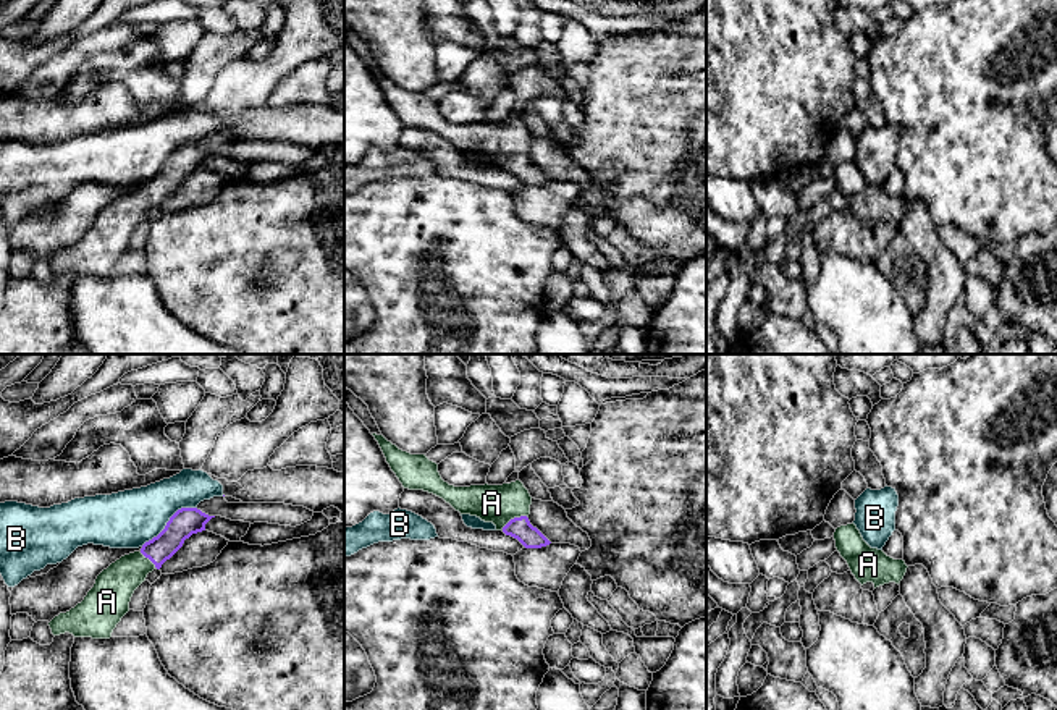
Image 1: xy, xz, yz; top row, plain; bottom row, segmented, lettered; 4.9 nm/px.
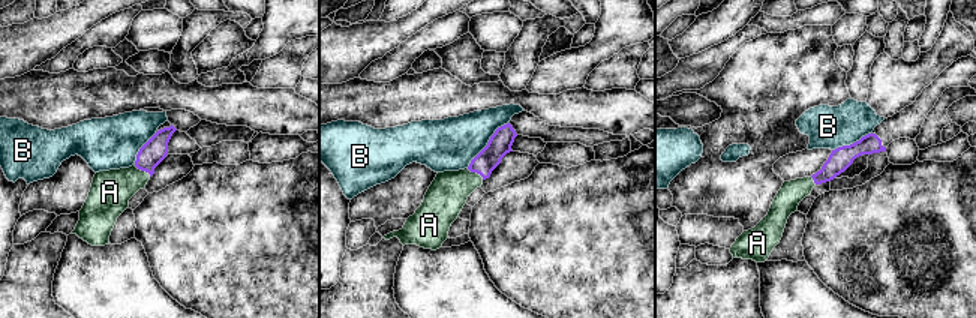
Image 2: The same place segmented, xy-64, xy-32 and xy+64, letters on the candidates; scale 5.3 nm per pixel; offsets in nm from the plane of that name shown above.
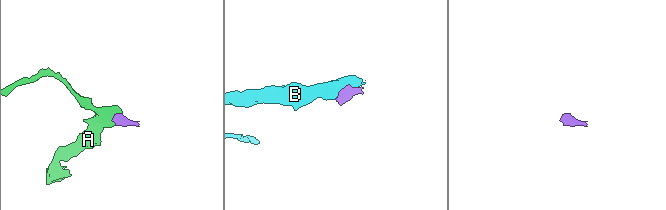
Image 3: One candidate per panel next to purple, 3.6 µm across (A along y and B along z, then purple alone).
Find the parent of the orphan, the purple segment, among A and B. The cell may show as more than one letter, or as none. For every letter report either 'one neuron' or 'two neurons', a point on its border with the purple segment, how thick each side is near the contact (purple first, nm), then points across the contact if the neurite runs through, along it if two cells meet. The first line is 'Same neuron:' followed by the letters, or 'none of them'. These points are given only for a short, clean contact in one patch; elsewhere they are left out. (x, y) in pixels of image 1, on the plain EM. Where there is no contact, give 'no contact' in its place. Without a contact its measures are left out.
Same neuron: A
A: one neuron | xz (514, 156) | 110/190 nm | across xz (519, 165), (514, 156), (501, 143), (492, 141)
B: two neurons | xy (168, 159) | 140/280 nm

